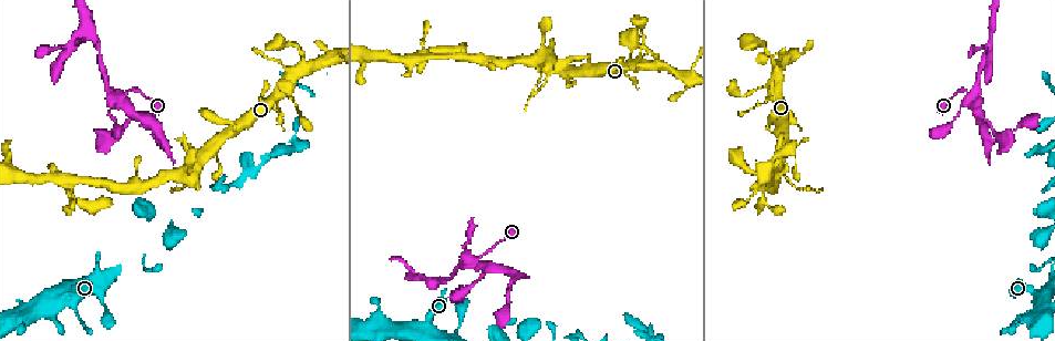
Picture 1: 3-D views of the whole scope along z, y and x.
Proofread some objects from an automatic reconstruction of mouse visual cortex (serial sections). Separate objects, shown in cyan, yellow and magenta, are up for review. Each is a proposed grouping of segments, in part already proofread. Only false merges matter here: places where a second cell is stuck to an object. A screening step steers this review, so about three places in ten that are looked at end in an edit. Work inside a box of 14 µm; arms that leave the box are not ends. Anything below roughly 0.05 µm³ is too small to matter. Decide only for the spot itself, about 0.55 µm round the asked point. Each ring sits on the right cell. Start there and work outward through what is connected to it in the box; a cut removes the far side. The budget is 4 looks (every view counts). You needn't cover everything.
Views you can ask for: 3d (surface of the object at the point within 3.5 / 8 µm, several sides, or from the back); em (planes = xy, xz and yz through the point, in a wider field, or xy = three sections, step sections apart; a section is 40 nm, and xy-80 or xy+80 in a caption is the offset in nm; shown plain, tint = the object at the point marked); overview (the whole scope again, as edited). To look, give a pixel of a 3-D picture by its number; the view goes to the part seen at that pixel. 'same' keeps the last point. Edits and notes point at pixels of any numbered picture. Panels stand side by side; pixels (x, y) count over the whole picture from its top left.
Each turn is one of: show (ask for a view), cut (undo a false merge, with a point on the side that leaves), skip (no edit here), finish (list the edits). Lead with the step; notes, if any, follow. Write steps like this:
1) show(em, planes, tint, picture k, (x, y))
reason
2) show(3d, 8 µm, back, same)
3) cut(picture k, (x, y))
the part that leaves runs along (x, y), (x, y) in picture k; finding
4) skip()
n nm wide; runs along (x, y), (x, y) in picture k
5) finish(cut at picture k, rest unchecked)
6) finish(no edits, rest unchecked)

show(3d, 3.5 µm, picture 1, (460, 328))
calibre changes

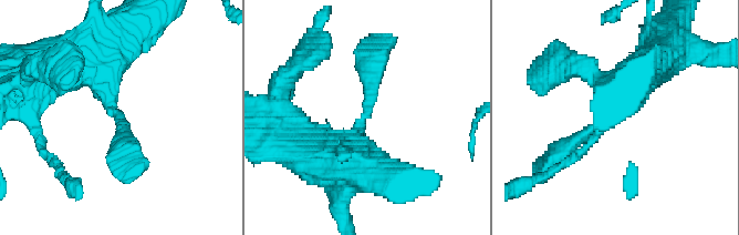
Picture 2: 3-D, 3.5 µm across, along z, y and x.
show(em, xy, step 5, tint, picture 2, (362, 113))
arms of 200, 450 nm; shape alone is not enough

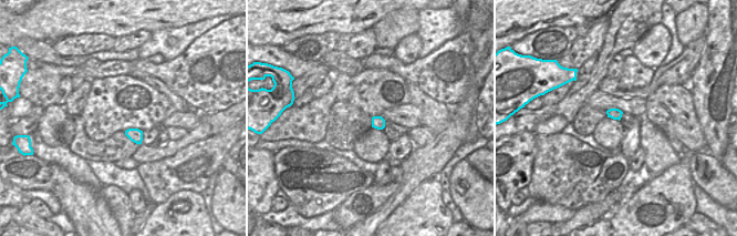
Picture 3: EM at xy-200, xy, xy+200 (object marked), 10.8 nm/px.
skip()
140 nm wide; runs along (651, 65), (625, 110), (557, 154) in picture 2; continuous, no second cell

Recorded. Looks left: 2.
show(3d, 3.5 µm, picture 1, (429, 57))
a fork

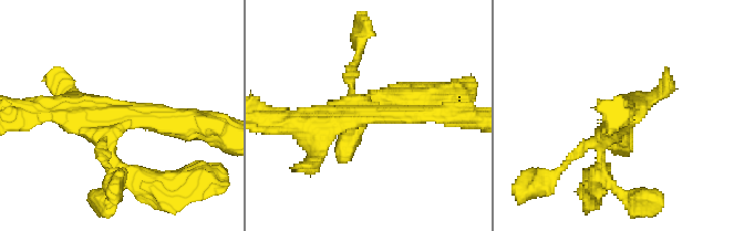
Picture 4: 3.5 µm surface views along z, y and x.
show(em, xy, step 1, tint, picture 4, (116, 114))
4 arms; arms of 150, 150, 250, 400 nm; now the EM

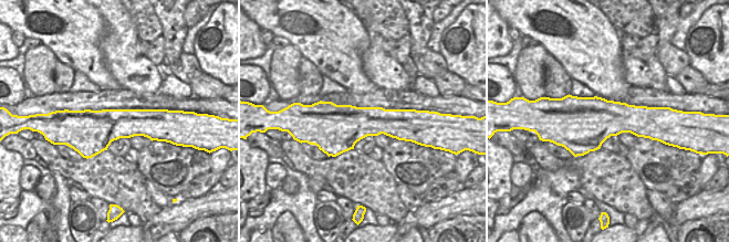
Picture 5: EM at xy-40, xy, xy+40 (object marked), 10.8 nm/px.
skip()
runs along (444, 114), (365, 114), (291, 125) in picture 4; all the same cell

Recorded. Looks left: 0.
finish(no edits, rest unchecked)

